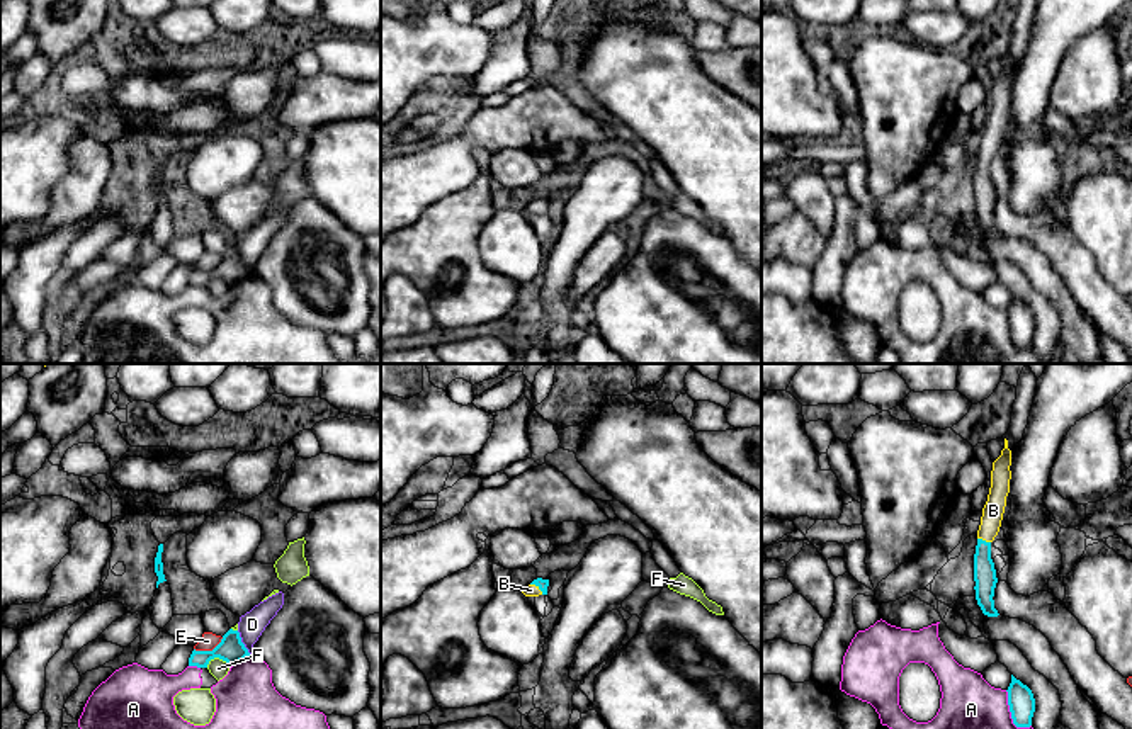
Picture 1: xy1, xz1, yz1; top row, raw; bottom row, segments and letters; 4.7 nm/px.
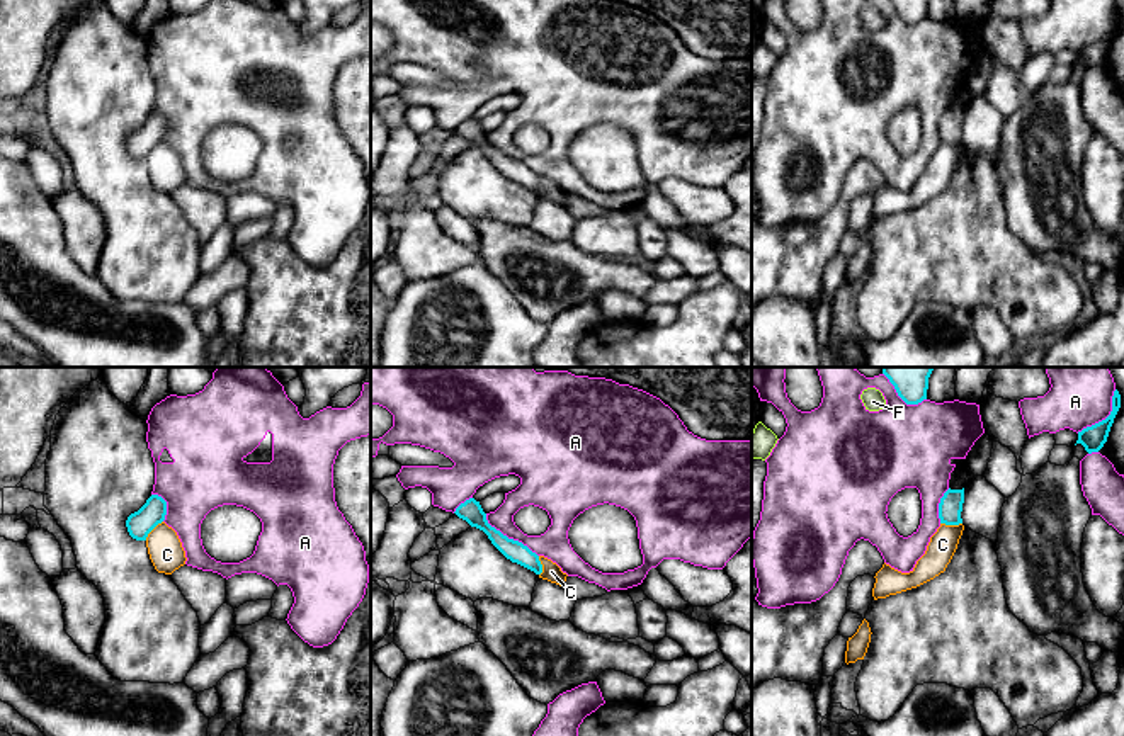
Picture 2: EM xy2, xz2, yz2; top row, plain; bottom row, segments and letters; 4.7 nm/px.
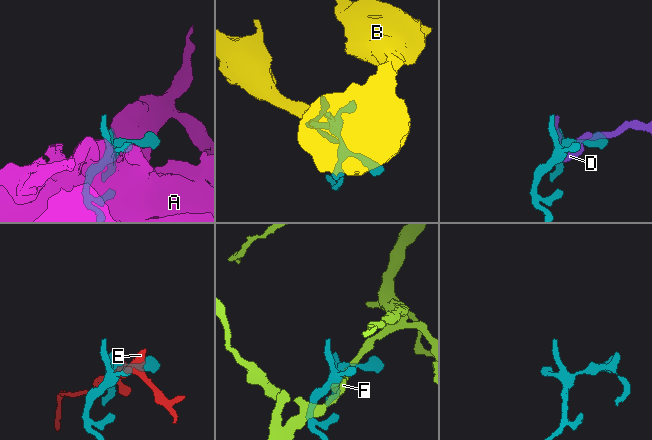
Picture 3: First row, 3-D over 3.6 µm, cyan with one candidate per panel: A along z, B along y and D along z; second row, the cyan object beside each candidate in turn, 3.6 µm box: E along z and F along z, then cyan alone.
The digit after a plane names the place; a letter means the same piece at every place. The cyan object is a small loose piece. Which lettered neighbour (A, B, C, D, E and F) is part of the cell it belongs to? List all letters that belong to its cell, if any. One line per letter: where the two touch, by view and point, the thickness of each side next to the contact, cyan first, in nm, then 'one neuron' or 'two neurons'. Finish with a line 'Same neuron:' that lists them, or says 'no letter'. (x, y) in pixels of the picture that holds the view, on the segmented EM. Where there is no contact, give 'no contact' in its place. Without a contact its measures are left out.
A: meets cyan in xz2 at (507, 537); 100 nm thick on the cyan side, 140 nm on the other; two neurons
B: meets cyan in xz1 at (539, 588); 50 nm thick on the cyan side, 60 nm on the other; one neuron
C: meets cyan in yz2 at (951, 524); 110 nm thick on the cyan side, 130 nm on the other; two neurons
D: meets cyan in xy1 at (242, 643); 120 nm thick on the cyan side, 120 nm on the other; two neurons
E: meets cyan in xy1 at (208, 651); 120 nm thick on the cyan side, 80 nm on the other; two neurons
F: meets cyan in xy1 at (216, 656); 120 nm thick on the cyan side, 90 nm on the other; two neurons
Same neuron: B

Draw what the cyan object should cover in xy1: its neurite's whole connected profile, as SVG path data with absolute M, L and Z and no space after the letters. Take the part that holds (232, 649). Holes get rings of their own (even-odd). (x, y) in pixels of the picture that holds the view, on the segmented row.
M229 629L221 642L212 651L192 651L189 666L207 668L209 661L219 658L228 664L236 664L250 656L248 649L241 642L240 632Z

